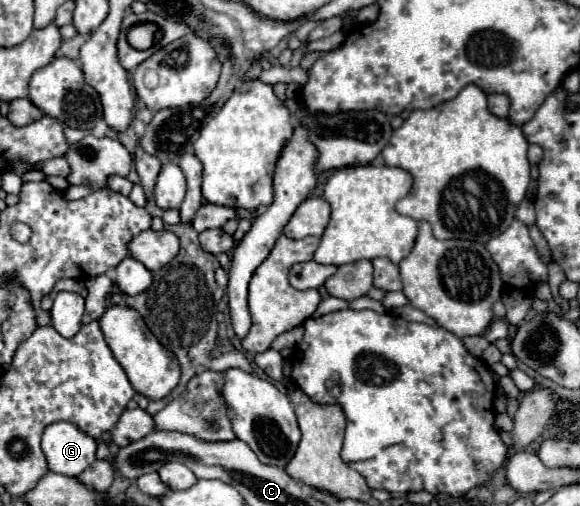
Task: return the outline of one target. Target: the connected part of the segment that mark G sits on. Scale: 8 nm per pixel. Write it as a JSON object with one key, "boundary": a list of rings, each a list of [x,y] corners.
{"boundary":[[[58,421],[44,429],[42,451],[50,471],[72,477],[78,477],[96,461],[94,437],[68,421]]]}

